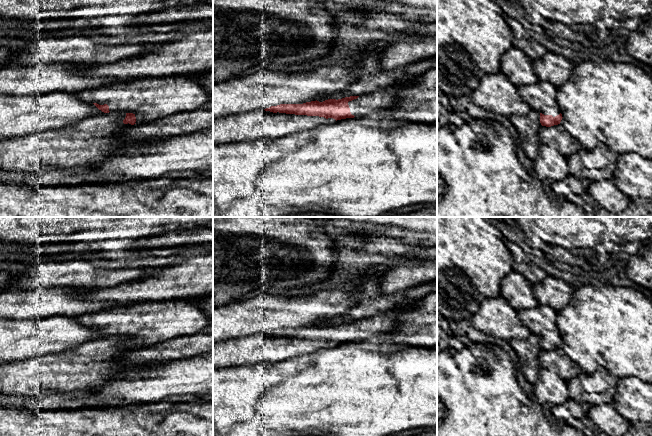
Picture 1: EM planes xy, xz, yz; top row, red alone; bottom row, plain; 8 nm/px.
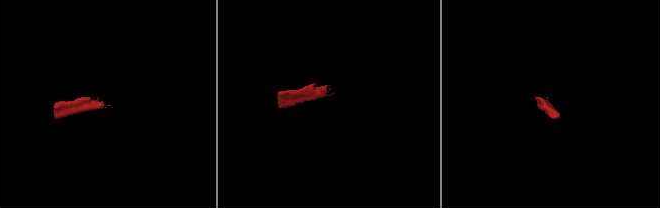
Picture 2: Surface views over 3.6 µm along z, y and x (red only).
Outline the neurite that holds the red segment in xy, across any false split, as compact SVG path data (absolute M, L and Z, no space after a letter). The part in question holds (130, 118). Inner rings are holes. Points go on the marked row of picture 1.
M199 76L146 77L125 82L115 80L97 89L83 90L77 97L84 102L93 103L104 113L125 113L124 124L147 123L175 113L193 111L212 99L213 96L200 84Z

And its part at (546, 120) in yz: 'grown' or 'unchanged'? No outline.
grown

